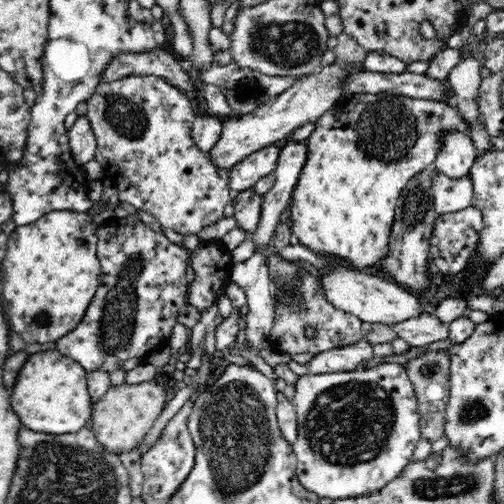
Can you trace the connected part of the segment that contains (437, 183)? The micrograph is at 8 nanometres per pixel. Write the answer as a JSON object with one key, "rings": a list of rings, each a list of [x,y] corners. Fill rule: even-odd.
{"rings":[[[441,171],[434,172],[430,189],[434,208],[439,215],[458,212],[472,204],[473,182],[469,174],[452,180]]]}

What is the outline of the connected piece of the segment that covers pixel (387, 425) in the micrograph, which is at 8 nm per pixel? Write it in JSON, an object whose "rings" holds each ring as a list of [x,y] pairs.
{"rings":[[[383,362],[348,372],[298,376],[292,404],[298,420],[298,436],[292,444],[297,456],[298,480],[320,498],[360,498],[379,491],[404,470],[417,443],[423,439],[415,388],[407,370],[398,363]]]}

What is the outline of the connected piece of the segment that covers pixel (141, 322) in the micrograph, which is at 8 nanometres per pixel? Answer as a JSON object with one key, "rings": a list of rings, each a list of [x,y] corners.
{"rings":[[[135,215],[117,217],[100,225],[97,235],[97,257],[103,277],[101,285],[78,328],[72,330],[68,336],[60,338],[55,344],[63,355],[80,362],[86,372],[104,370],[110,373],[122,368],[124,362],[130,358],[145,361],[146,356],[154,350],[169,346],[172,330],[178,324],[179,309],[187,304],[189,285],[186,271],[190,251],[184,245],[175,244],[162,233],[154,231]]]}

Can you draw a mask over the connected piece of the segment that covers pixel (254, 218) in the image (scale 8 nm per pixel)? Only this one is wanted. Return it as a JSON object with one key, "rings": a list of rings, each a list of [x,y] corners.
{"rings":[[[252,187],[232,195],[231,203],[234,206],[234,215],[237,227],[245,230],[247,236],[254,234],[260,214],[262,214],[263,195],[258,194]]]}

